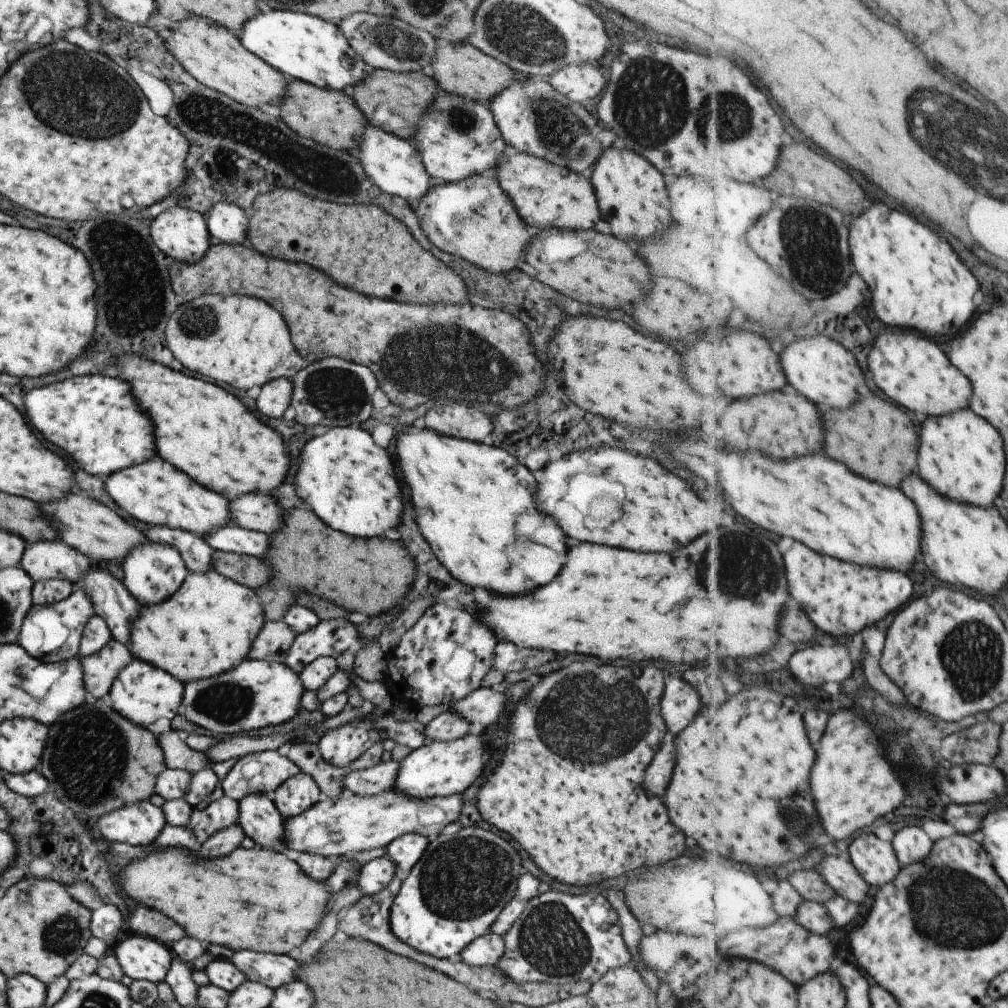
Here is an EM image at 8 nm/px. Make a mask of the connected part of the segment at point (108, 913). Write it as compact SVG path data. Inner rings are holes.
M103 905L90 912L90 933L104 942L117 942L125 929L125 921L115 906Z

